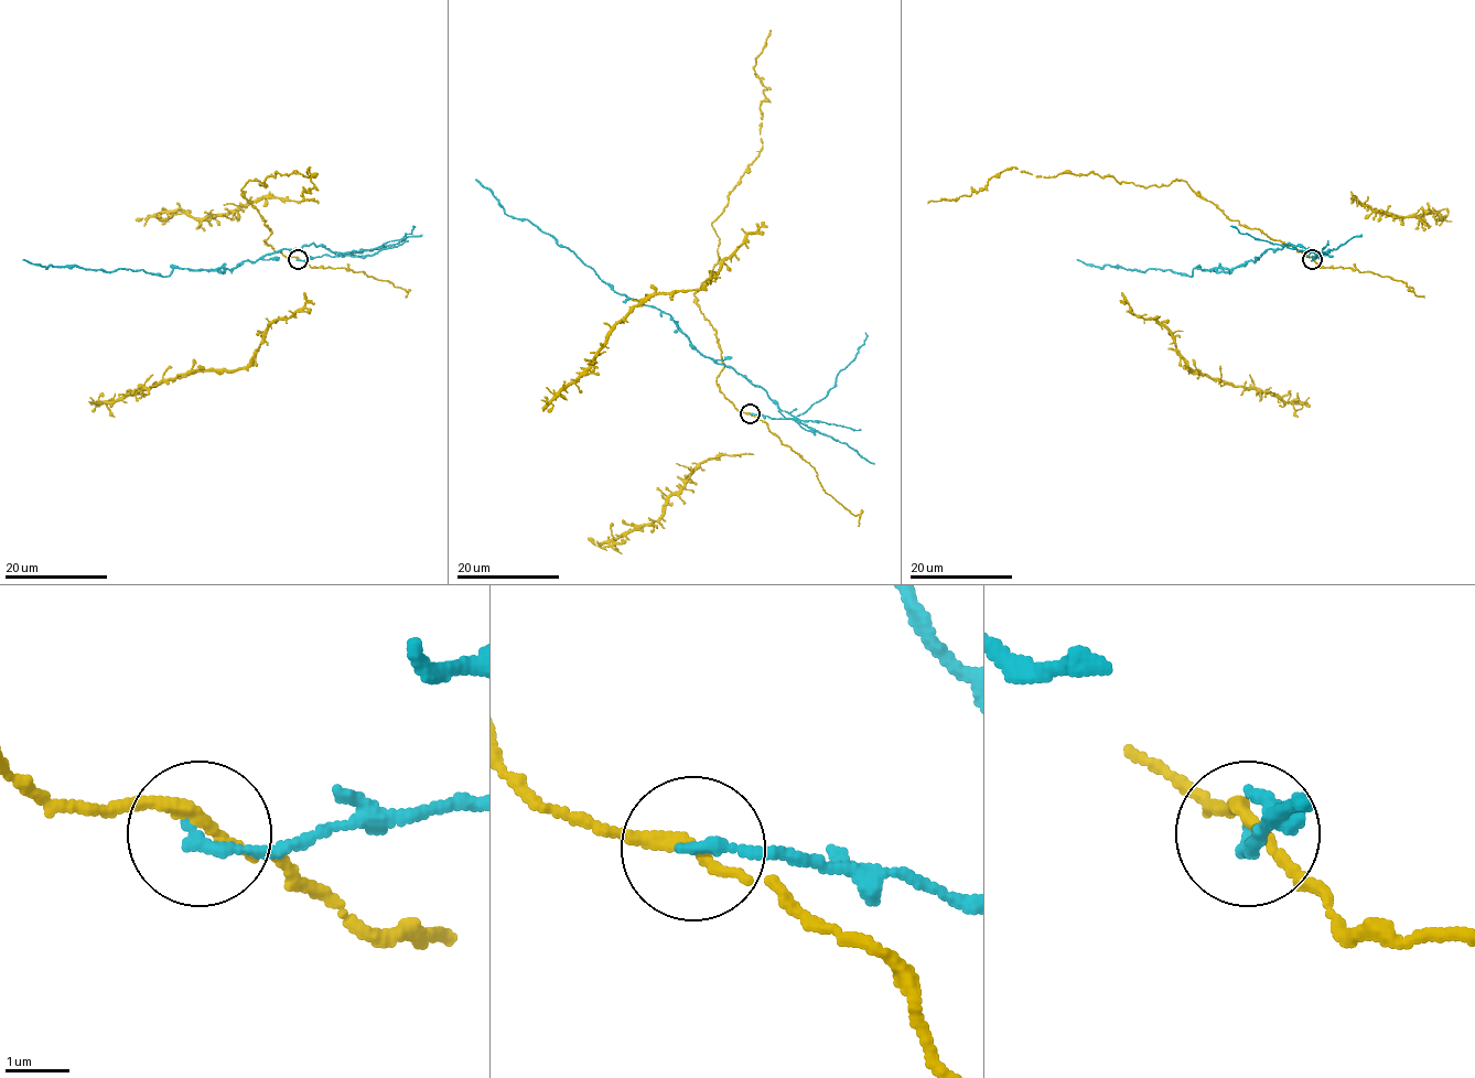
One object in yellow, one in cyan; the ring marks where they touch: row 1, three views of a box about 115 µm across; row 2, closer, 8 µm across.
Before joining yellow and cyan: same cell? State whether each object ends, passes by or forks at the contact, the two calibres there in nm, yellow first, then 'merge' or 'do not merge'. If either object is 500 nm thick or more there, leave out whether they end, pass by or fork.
yellow passes by; cyan ends; calibres 170 and 190 nm; do not merge

